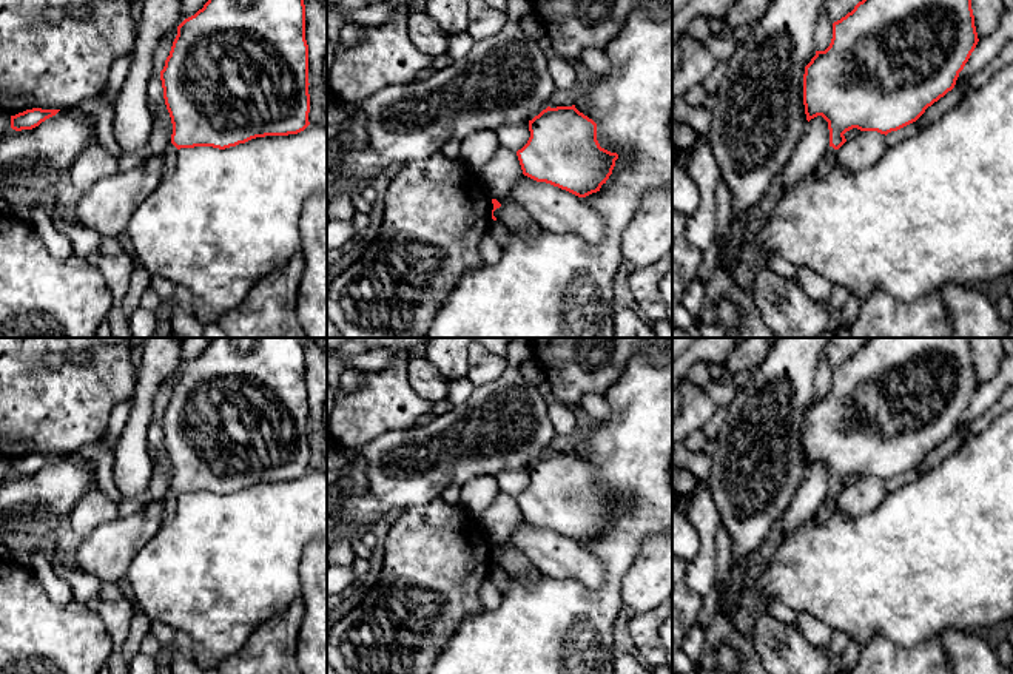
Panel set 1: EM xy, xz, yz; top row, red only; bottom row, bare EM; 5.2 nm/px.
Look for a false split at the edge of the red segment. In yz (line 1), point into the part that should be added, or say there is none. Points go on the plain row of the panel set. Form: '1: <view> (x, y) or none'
1: none

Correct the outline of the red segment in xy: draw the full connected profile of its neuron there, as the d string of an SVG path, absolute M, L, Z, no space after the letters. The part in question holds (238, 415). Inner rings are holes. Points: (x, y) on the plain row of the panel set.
M214 338L202 355L177 372L160 426L173 469L171 489L177 495L225 495L256 483L304 477L310 470L304 338Z

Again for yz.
M871 338L859 347L851 358L833 369L833 384L825 396L816 396L816 401L805 412L803 420L803 450L806 466L822 461L828 467L830 492L839 495L845 487L845 478L857 473L860 477L877 477L888 480L916 467L928 452L944 443L956 430L959 418L964 415L979 384L971 355L971 338Z

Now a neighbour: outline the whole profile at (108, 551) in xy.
M163 501L150 503L131 517L97 526L66 558L69 566L117 583L126 577L134 555L160 532L163 514Z

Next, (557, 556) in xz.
M521 520L512 532L510 543L544 575L575 580L589 591L598 591L603 586L601 561L566 535Z

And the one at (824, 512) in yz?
M833 492L828 494L828 498L822 503L822 506L814 512L814 518L817 523L825 523L830 520L834 504L836 495Z

